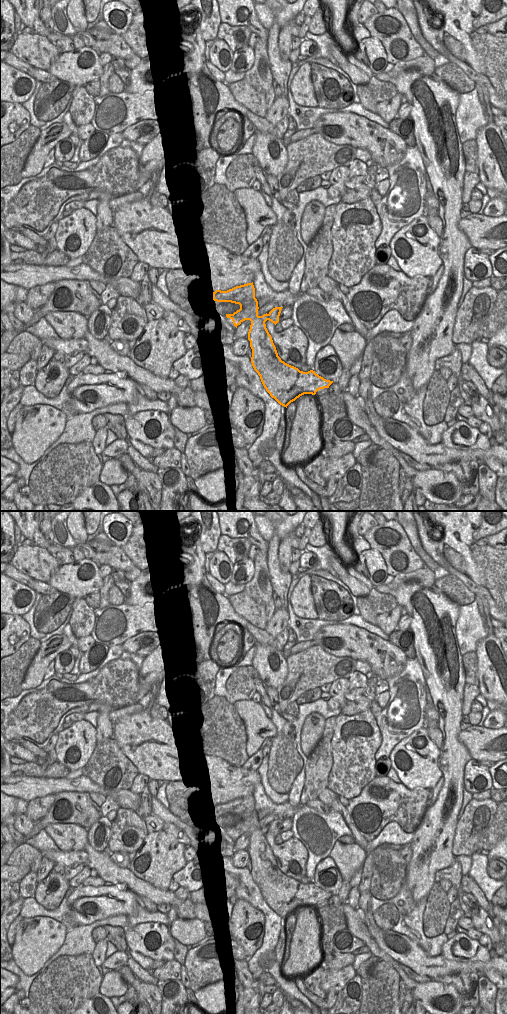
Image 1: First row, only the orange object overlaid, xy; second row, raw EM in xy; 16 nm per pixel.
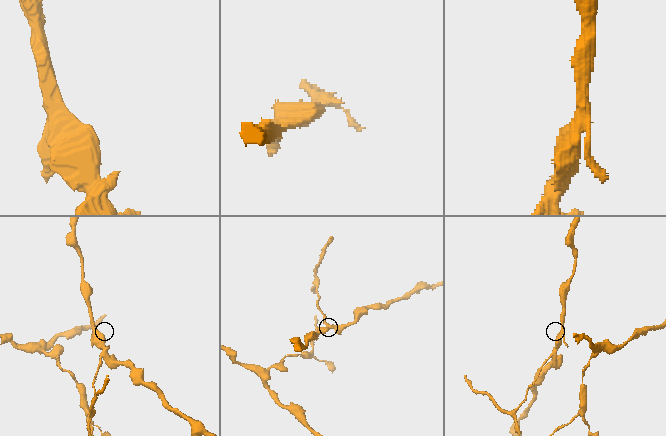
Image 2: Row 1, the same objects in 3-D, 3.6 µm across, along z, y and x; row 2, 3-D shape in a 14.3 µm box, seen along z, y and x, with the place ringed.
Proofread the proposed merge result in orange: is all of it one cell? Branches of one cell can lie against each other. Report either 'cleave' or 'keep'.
cleave

